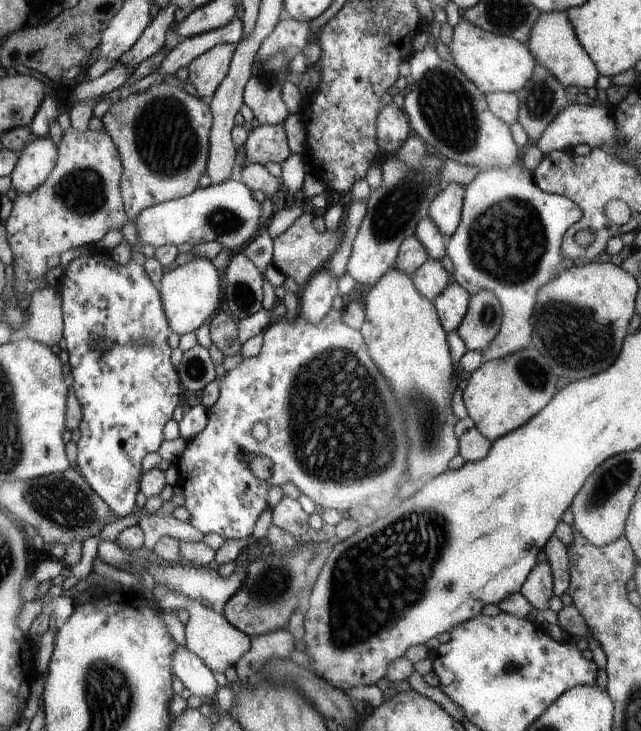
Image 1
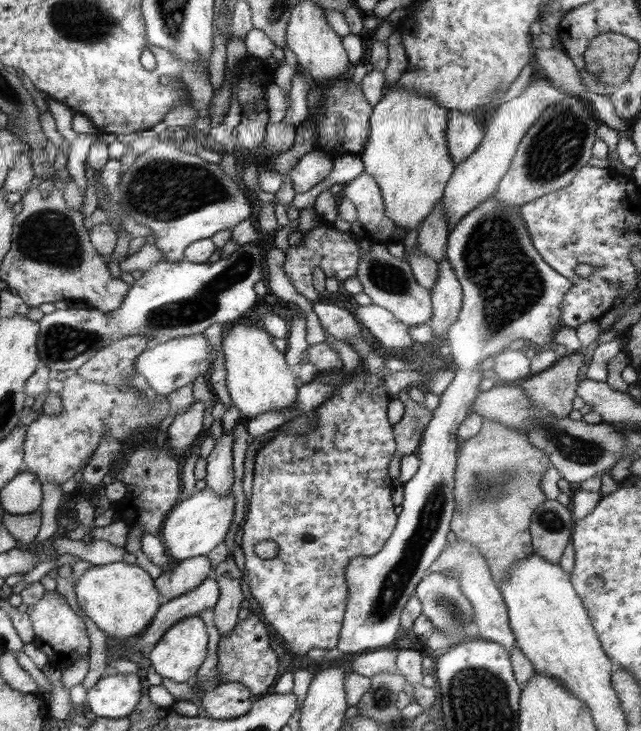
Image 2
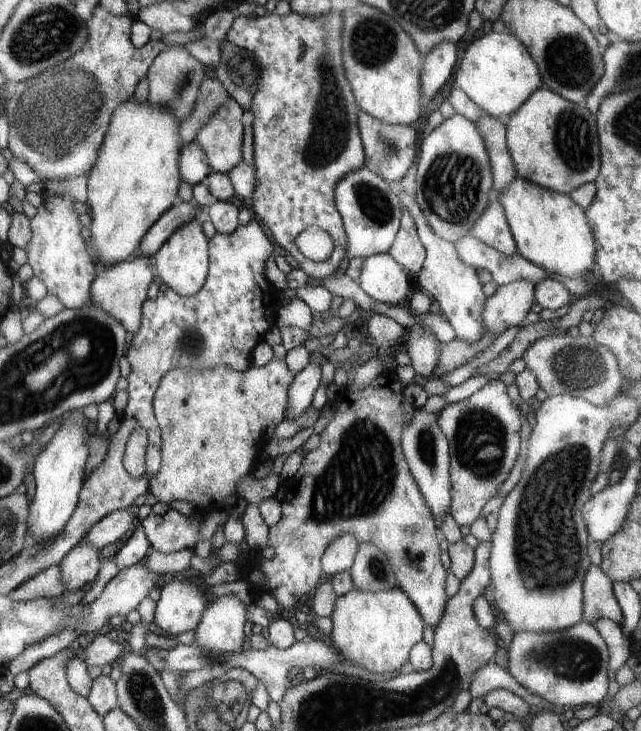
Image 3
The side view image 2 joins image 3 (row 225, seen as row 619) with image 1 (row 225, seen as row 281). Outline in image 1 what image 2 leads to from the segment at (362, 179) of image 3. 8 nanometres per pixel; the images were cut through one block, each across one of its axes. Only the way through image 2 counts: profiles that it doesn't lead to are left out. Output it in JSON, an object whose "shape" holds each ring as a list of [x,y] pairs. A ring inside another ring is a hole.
{"shape":[[[521,158],[509,168],[486,169],[465,186],[462,222],[446,246],[446,255],[453,262],[456,283],[470,294],[490,290],[502,305],[500,332],[482,351],[483,362],[504,358],[532,344],[530,318],[536,294],[560,272],[563,236],[580,218],[578,205],[544,192]]]}

